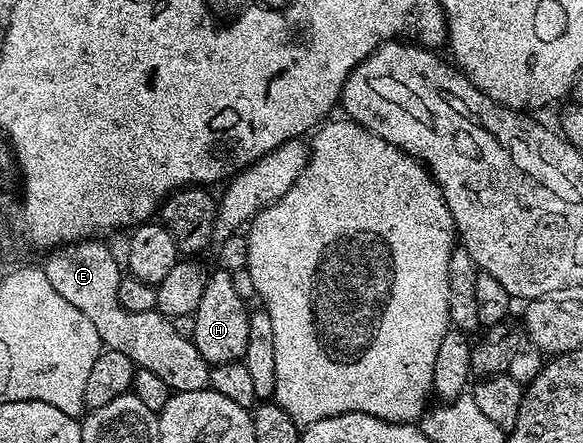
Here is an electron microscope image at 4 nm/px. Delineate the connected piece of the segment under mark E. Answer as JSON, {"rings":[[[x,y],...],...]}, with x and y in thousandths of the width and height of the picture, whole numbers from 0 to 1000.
{"rings":[[[158,537],[106,553],[79,573],[84,578],[74,591],[74,609],[94,661],[122,679],[136,707],[153,718],[156,734],[163,734],[163,752],[170,752],[175,777],[185,790],[211,797],[235,833],[268,842],[278,860],[286,860],[292,885],[353,880],[362,824],[348,797],[341,797],[326,758],[304,749],[292,713],[271,700],[225,707],[208,693],[204,643],[211,603],[202,578],[199,585],[173,549],[178,546]]]}

